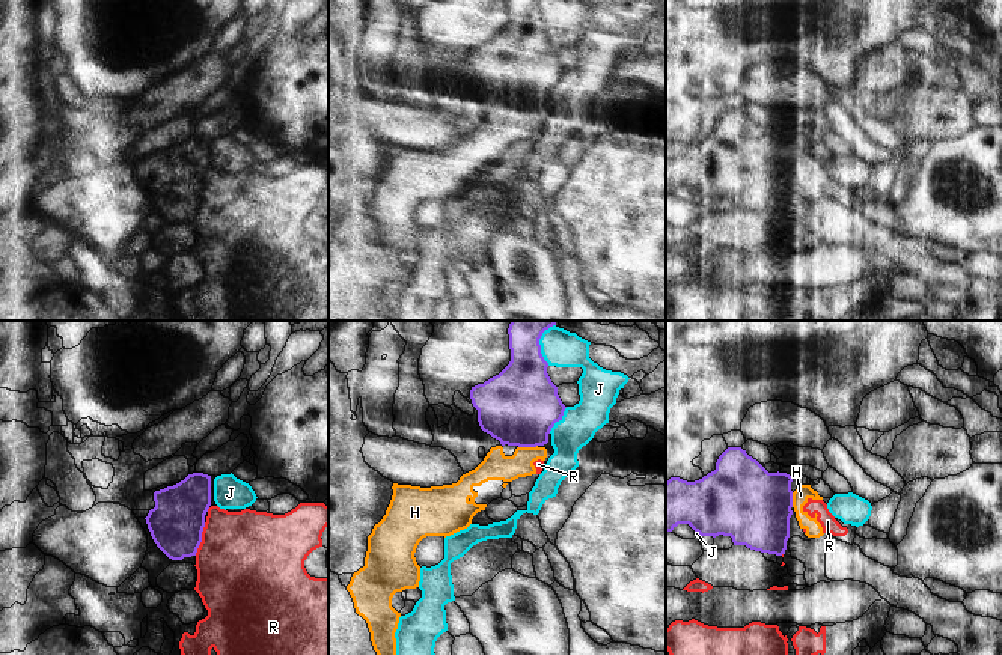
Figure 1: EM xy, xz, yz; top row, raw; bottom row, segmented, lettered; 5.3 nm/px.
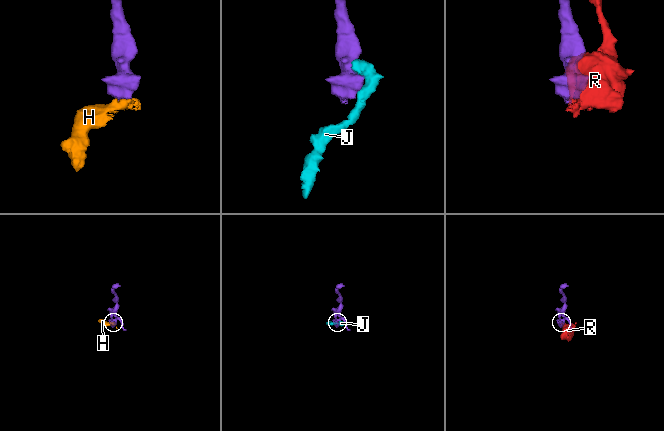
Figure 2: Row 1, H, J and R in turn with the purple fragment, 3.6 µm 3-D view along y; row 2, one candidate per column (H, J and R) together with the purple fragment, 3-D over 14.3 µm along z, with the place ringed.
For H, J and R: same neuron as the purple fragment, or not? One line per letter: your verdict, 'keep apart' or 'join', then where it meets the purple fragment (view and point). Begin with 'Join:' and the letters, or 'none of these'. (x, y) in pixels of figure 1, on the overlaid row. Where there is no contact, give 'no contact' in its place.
Join: none of these
H: keep apart | xz (528, 446)
J: keep apart | xz (558, 420)
R: keep apart | xy (201, 539)

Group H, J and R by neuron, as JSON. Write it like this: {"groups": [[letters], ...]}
{"groups": [["H", "R"], ["J"]]}

